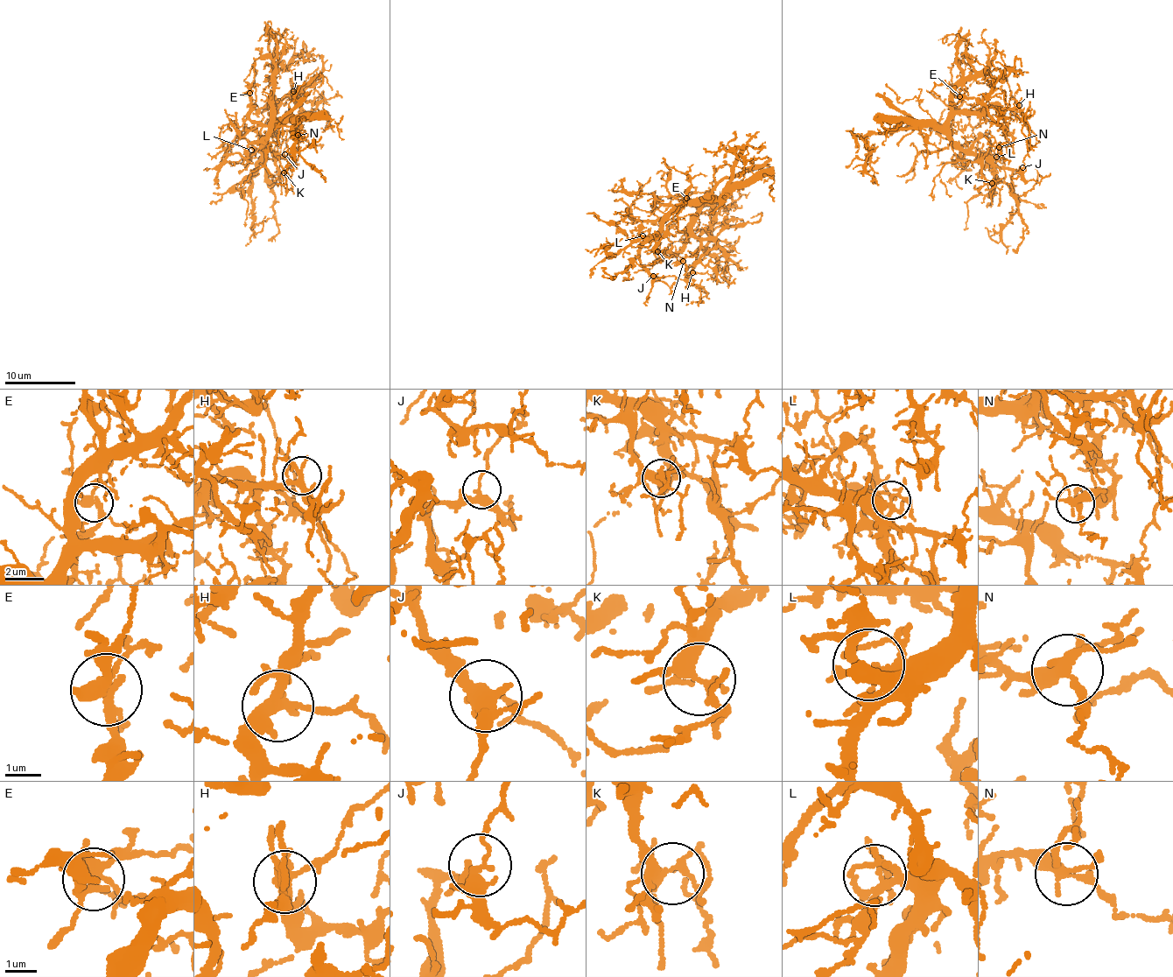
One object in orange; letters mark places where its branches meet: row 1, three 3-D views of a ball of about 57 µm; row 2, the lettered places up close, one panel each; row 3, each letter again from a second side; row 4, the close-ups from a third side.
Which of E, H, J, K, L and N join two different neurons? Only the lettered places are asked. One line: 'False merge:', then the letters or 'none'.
False merge: none

